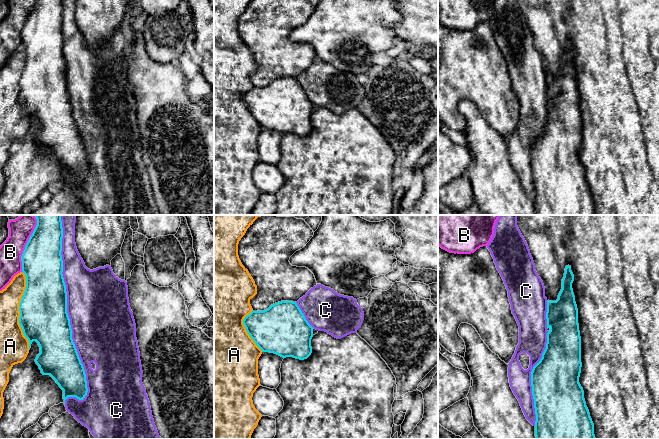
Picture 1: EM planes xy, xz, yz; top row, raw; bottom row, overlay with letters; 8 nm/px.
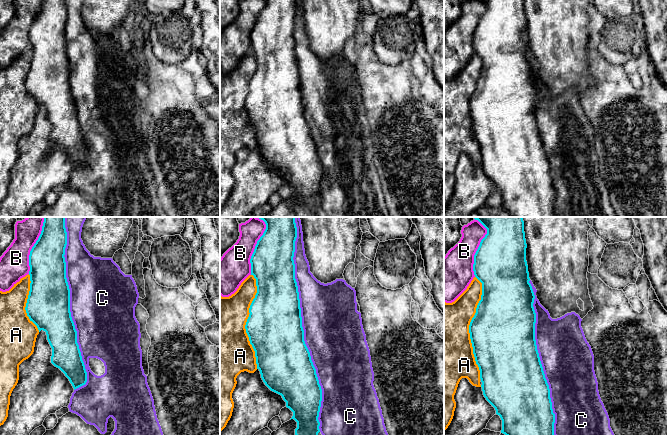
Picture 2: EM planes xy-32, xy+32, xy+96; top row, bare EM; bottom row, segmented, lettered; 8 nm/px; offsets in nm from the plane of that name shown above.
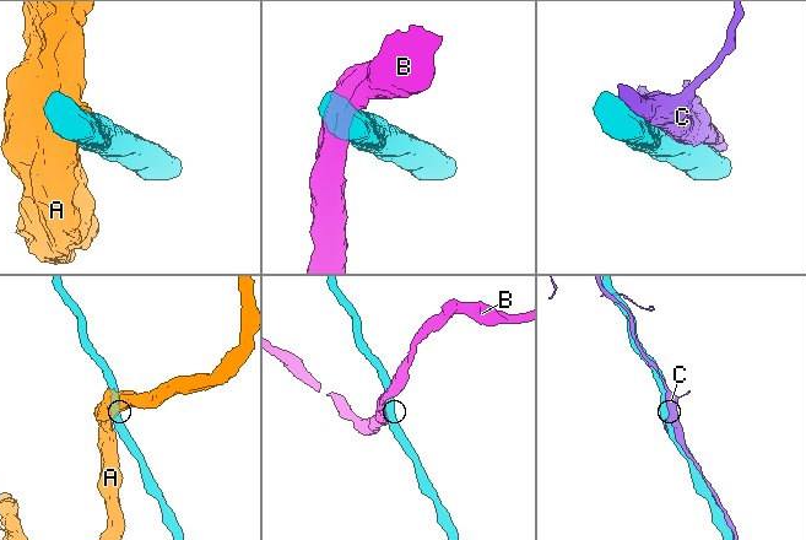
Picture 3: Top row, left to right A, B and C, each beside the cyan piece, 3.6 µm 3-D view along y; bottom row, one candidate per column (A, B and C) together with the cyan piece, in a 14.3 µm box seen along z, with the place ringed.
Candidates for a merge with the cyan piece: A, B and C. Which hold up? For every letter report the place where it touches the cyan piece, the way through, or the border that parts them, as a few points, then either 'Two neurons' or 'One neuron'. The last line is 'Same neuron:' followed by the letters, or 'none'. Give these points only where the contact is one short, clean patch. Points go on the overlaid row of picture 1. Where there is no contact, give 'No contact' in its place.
A: Touches cyan at xy (19, 310). Two neurons
B: Touches cyan at xy (27, 243). Two neurons
C: Touches cyan at xy (68, 318). One neuron
Same neuron: C

